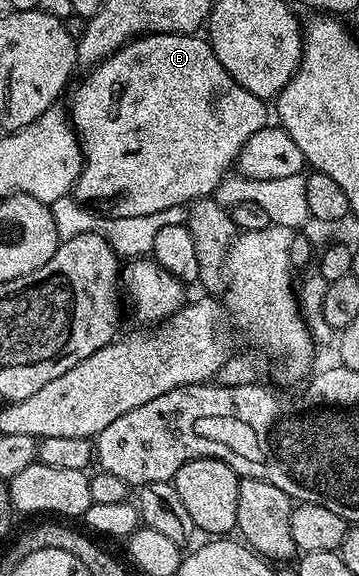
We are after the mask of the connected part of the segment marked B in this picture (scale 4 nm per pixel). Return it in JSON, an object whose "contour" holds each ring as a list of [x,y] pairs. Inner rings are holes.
{"contour":[[[198,33],[144,34],[141,38],[132,38],[92,70],[95,71],[92,72],[91,78],[85,79],[80,84],[79,91],[75,94],[75,103],[69,106],[69,117],[83,148],[83,170],[75,182],[73,194],[80,203],[98,208],[109,218],[148,216],[149,213],[161,212],[162,209],[172,208],[173,205],[187,206],[199,198],[214,195],[215,189],[223,182],[225,175],[236,165],[239,153],[245,148],[249,136],[253,136],[253,132],[257,132],[269,122],[268,103],[262,98],[253,96],[249,88],[241,88],[241,84],[237,84],[237,80],[233,80],[233,76],[229,76],[229,72],[221,68],[221,60],[217,60],[211,43]]]}

